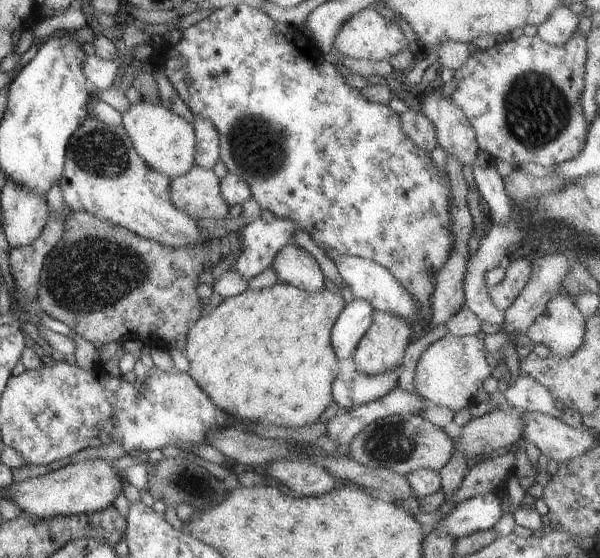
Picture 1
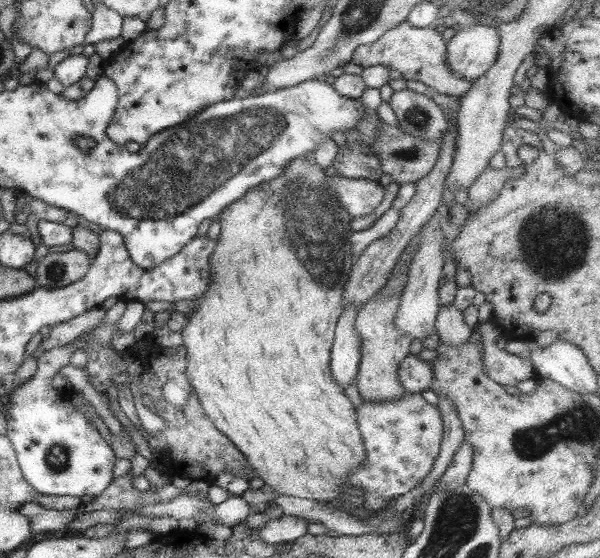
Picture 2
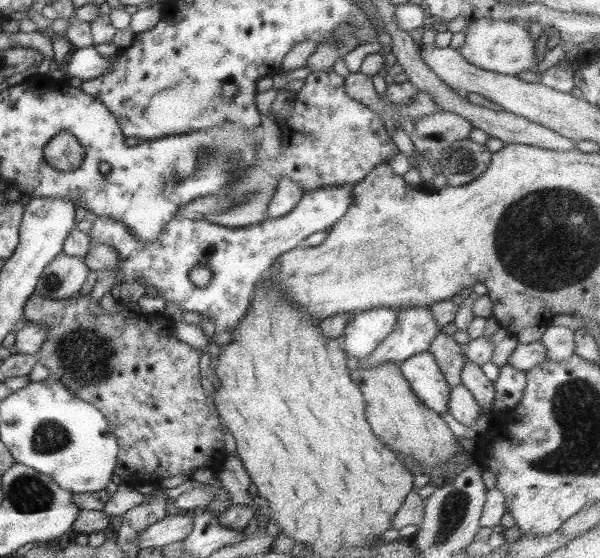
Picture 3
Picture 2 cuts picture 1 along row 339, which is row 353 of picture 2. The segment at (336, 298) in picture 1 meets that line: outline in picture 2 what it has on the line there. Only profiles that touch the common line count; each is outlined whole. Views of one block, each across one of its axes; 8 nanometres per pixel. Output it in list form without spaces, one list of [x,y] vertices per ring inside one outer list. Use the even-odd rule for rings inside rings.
[[[311,155],[307,158],[298,157],[291,160],[283,168],[283,172],[279,172],[279,176],[257,184],[255,188],[249,188],[243,196],[223,208],[219,214],[220,235],[215,240],[215,247],[210,255],[208,288],[204,294],[193,300],[197,307],[185,314],[187,323],[182,327],[180,333],[186,352],[184,376],[187,376],[188,383],[195,391],[203,414],[245,456],[245,460],[251,464],[254,476],[263,480],[265,487],[271,489],[276,496],[300,497],[315,500],[327,506],[334,506],[342,502],[341,494],[346,486],[345,480],[359,466],[359,462],[363,462],[365,447],[363,447],[357,421],[355,421],[356,408],[345,397],[341,387],[335,383],[328,368],[331,347],[335,338],[335,325],[339,315],[343,312],[340,306],[341,294],[347,279],[349,279],[348,271],[354,260],[348,243],[349,236],[353,232],[349,229],[348,223],[353,216],[340,211],[339,202],[325,188],[328,173],[329,171],[319,168]],[[313,266],[321,266],[315,276],[313,276]]]

